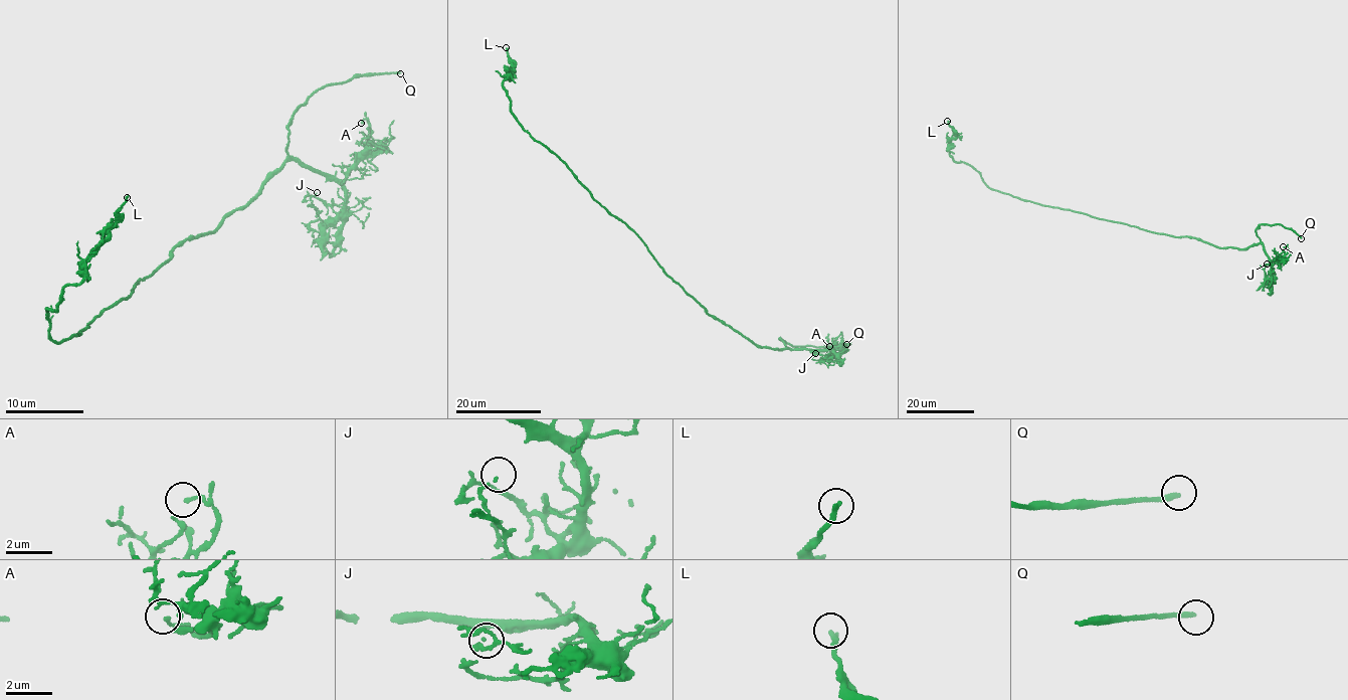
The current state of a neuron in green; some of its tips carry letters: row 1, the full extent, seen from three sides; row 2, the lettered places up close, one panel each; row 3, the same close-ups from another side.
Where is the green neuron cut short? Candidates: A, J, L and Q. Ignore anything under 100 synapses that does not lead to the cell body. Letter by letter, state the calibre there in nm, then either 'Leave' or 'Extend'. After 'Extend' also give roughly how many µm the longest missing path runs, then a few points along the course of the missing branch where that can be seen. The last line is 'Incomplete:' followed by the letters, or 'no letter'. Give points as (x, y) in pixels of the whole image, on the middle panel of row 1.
A: Thickness 120 nm. Leave
J: Thickness 90 nm. Leave
L: Thickness 220 nm. Leave
Q: Thickness 240 nm. Extend. Missing length about 15 µm. Course of what is missing: (846, 344), (869, 341), (896, 326)
Incomplete: Q

